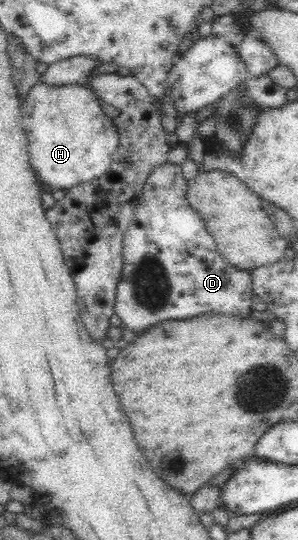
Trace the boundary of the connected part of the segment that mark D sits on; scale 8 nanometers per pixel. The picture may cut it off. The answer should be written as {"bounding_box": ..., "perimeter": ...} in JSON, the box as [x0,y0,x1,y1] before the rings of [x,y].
{"bounding_box":[114,162,253,334],"perimeter":[[[168,162],[167,164],[160,166],[157,170],[154,170],[154,173],[150,174],[150,177],[147,179],[147,182],[142,189],[142,194],[139,194],[132,224],[130,224],[128,230],[125,232],[125,238],[123,239],[123,267],[120,282],[117,284],[114,312],[116,313],[116,316],[122,320],[122,327],[131,328],[138,334],[148,327],[153,327],[155,324],[162,321],[184,320],[200,316],[204,313],[222,313],[244,320],[250,318],[250,314],[252,313],[250,306],[253,296],[253,284],[250,271],[232,266],[220,253],[218,253],[216,243],[214,243],[214,239],[210,237],[210,234],[207,233],[206,225],[204,225],[200,213],[190,207],[190,203],[188,203],[188,199],[186,198],[187,184],[180,165]]]}

